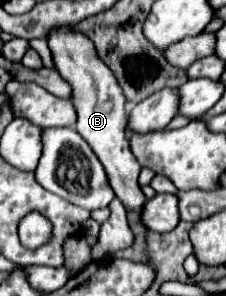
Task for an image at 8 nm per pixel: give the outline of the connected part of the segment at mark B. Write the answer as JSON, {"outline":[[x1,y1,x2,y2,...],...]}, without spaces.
{"outline":[[57,27,47,35,47,45,53,53,55,69,67,79,73,87,73,105,77,109,77,133,93,147,93,153,99,157,101,165,105,167,109,185,113,187,117,199,123,203,127,211,141,213,145,205,145,195,137,183,141,165,133,157,129,149,129,141,125,135,127,127,127,113,125,113,125,97,115,83,115,75,109,67,95,55,95,45,83,33,71,27]]}

